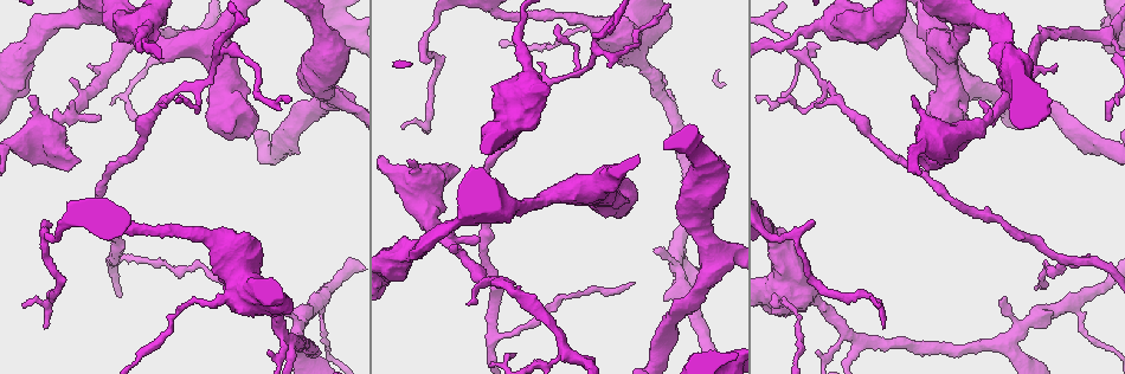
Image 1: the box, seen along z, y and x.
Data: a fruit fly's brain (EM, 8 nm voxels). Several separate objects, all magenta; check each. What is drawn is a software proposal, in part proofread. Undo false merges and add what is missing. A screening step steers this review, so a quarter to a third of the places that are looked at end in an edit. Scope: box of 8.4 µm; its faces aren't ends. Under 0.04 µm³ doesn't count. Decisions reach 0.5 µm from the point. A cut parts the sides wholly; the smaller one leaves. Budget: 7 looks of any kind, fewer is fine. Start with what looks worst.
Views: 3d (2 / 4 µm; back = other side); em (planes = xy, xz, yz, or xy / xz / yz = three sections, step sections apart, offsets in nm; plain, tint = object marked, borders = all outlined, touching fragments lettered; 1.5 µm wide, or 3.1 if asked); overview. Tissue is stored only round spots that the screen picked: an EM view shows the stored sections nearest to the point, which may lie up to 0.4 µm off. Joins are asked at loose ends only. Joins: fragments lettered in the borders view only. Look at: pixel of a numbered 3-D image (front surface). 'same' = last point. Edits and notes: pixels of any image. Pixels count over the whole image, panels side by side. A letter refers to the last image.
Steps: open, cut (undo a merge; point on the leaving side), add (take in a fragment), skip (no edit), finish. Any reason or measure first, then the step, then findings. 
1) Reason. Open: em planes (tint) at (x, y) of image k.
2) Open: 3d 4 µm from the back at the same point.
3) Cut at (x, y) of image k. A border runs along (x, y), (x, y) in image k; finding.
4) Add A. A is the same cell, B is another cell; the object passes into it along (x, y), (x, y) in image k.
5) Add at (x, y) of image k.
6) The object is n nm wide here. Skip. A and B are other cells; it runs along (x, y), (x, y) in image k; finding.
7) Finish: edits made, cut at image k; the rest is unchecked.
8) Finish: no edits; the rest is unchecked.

Free end. Open: 3d 4 µm at (814, 220) of image 1.

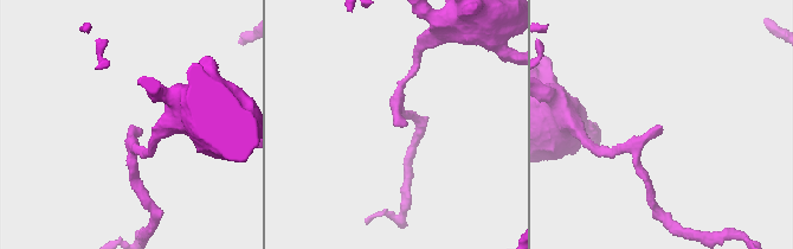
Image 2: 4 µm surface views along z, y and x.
Open: em xy step 8 (borders) at (406, 123) of image 2.

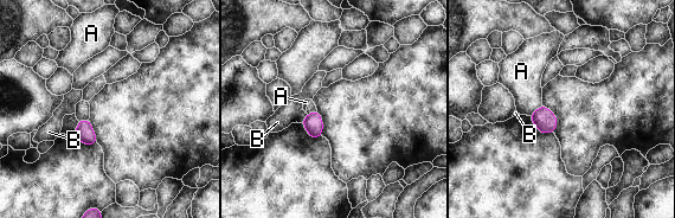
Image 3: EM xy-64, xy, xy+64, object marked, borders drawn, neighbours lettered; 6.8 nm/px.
Another direction. Open: em planes (borders) at the same point.

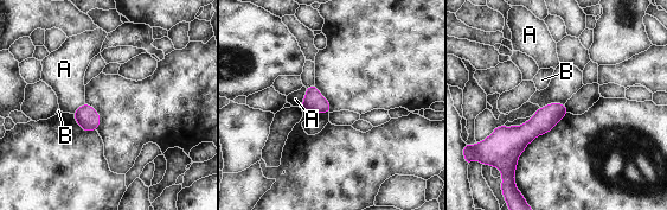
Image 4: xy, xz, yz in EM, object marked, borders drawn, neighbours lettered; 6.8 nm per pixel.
The object is 150 nm wide here. Skip. A and B are other cells; none of them fits.

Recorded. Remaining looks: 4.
Free end. Open: 3d 4 µm at (70, 79) of image 1.

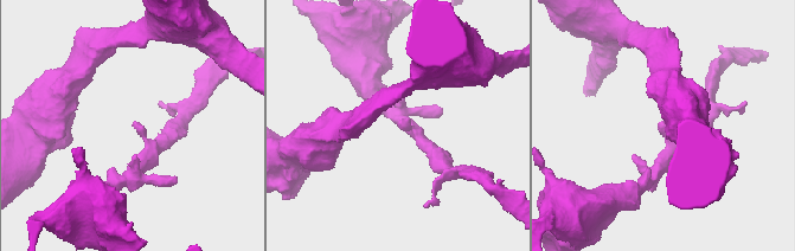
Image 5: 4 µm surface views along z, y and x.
Now the EM. Open: em planes (plain) at (662, 123) of image 5.

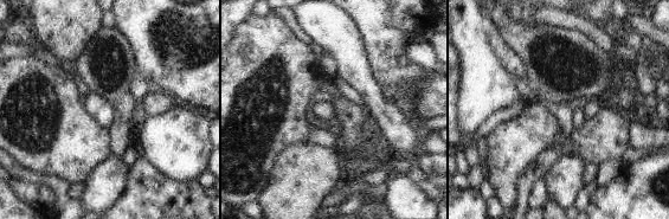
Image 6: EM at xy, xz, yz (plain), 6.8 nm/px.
What lies round it. Open: em planes (borders) at the same point.

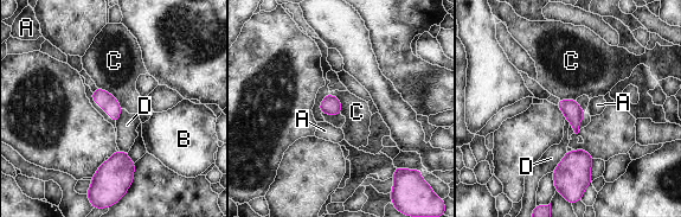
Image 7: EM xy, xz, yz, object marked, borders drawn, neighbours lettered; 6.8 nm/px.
The longest contact is with C, 220 nm. Skip. A, B, C and D are other cells; no lettered fragment goes on from it.

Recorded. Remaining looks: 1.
Finish: no edits; the rest is unchecked.

